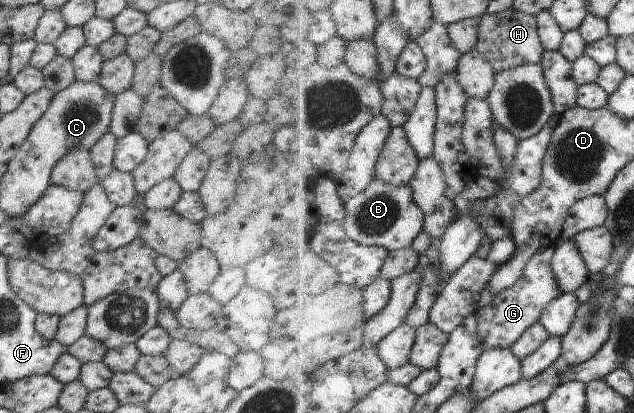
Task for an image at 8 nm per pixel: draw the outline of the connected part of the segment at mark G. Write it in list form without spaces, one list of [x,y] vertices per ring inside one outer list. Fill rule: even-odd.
[[[544,248],[531,259],[525,268],[523,277],[516,286],[505,290],[496,296],[493,305],[481,309],[477,316],[480,319],[480,334],[487,349],[512,348],[524,333],[542,321],[542,315],[548,307],[563,294],[556,272],[554,271],[554,258],[556,248]]]

